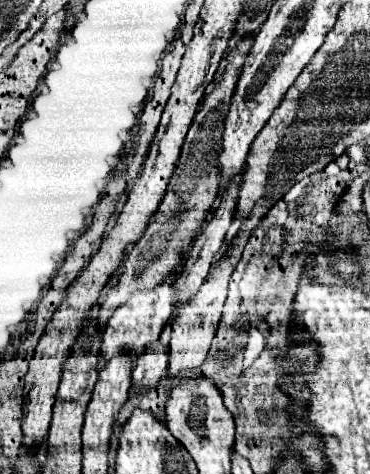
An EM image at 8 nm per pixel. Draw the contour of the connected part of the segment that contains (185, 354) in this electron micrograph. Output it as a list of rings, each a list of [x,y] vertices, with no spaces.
[[[213,268],[213,272],[207,276],[205,284],[199,288],[197,296],[177,312],[173,324],[171,324],[171,342],[169,342],[169,366],[167,366],[167,376],[177,378],[185,376],[191,370],[199,368],[211,348],[211,342],[215,338],[215,328],[221,318],[223,302],[227,298],[227,282],[229,282],[229,272],[233,268]]]

